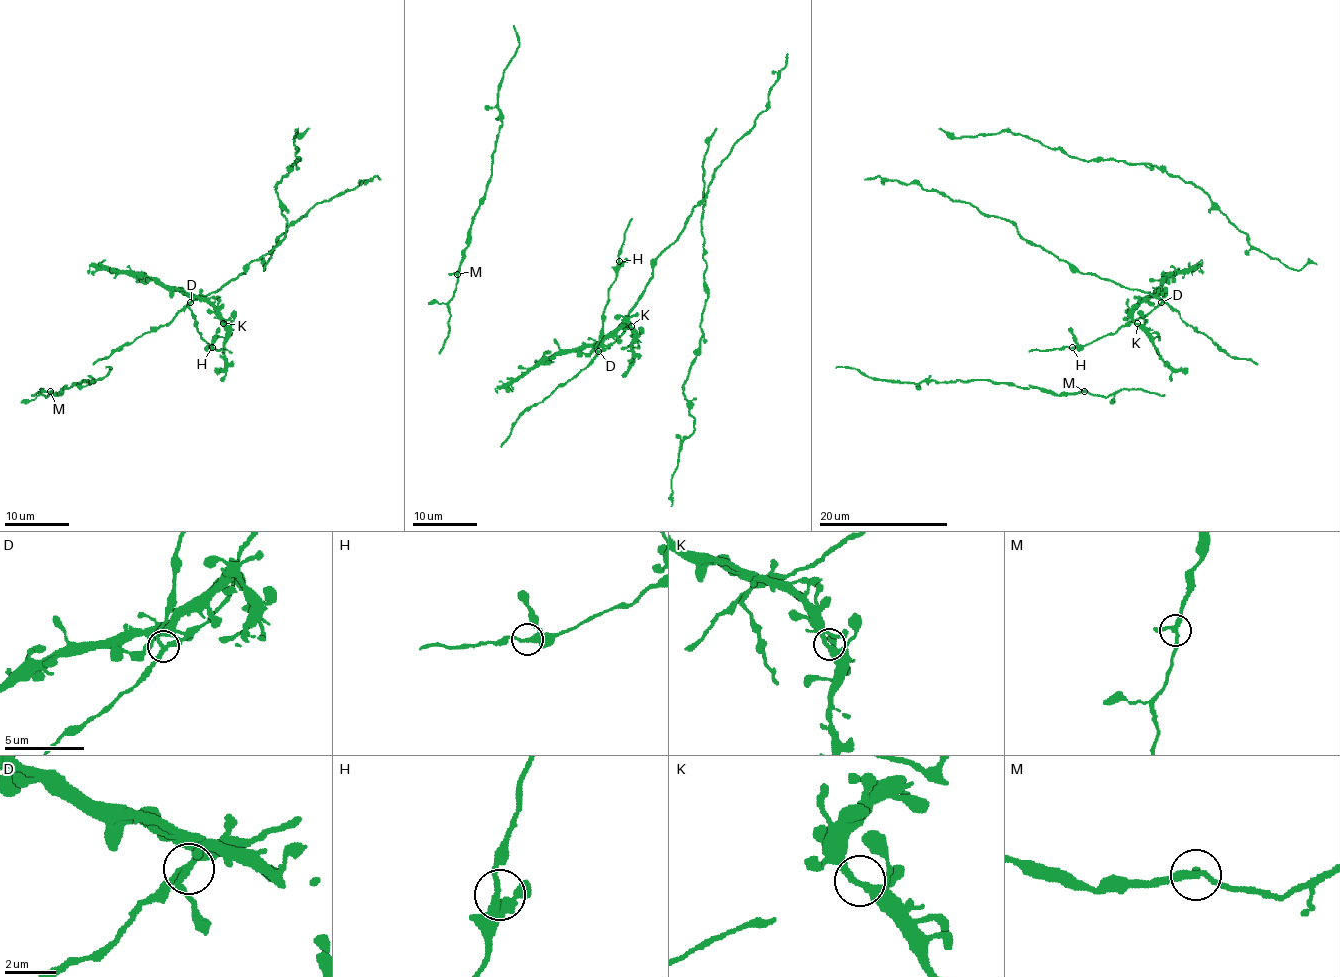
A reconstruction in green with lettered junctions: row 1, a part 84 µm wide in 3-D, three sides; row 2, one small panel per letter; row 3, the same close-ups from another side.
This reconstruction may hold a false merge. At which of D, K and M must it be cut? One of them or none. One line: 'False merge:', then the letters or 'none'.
False merge: D

